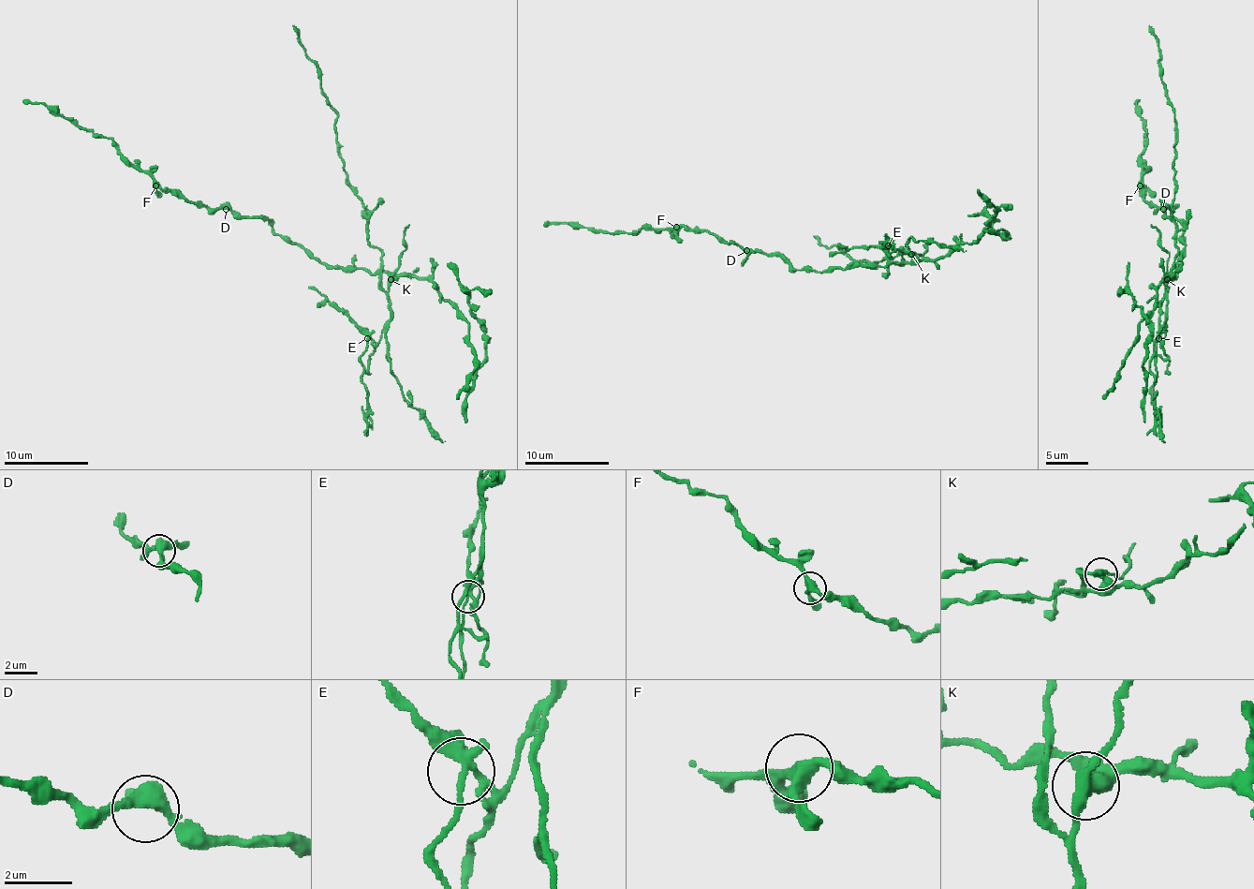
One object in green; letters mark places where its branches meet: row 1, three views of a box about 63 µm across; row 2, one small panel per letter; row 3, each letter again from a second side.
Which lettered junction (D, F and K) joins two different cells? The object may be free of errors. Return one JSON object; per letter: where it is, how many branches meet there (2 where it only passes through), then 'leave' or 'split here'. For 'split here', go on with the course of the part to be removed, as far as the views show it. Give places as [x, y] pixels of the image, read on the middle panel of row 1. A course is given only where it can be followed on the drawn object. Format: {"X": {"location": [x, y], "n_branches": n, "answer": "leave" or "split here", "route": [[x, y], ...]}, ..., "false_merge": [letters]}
{"D": {"location": [746, 250], "n_branches": 3, "answer": "leave"}, "F": {"location": [676, 227], "n_branches": 3, "answer": "leave"}, "K": {"location": [911, 254], "n_branches": 3, "answer": "split here", "route": [[911, 255], [903, 252], [900, 265], [888, 259], [856, 263], [841, 248], [822, 245], [814, 235]]}, "false_merge": ["K"]}

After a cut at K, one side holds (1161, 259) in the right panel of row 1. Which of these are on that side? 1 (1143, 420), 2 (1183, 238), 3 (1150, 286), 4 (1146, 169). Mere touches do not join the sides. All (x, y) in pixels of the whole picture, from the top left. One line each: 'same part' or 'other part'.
1: same part
2: same part
3: same part
4: same part

